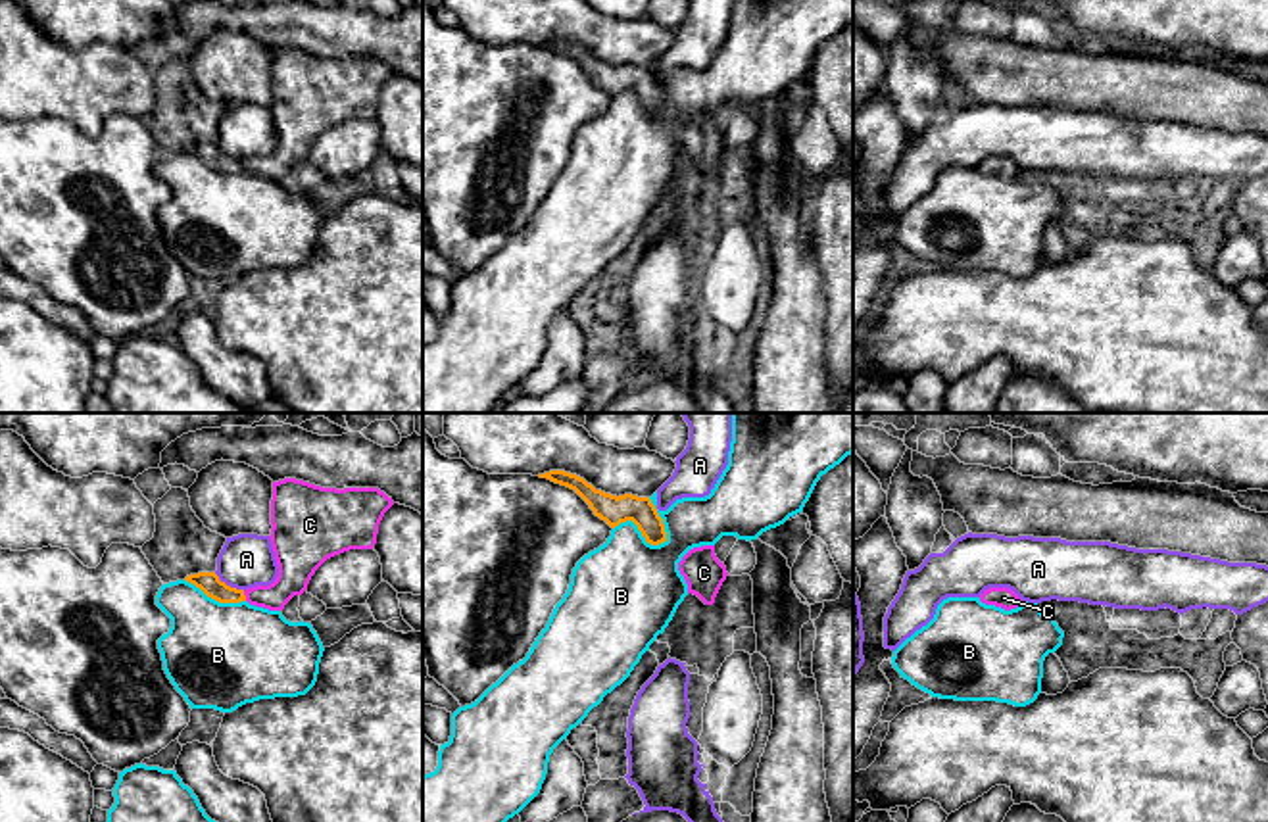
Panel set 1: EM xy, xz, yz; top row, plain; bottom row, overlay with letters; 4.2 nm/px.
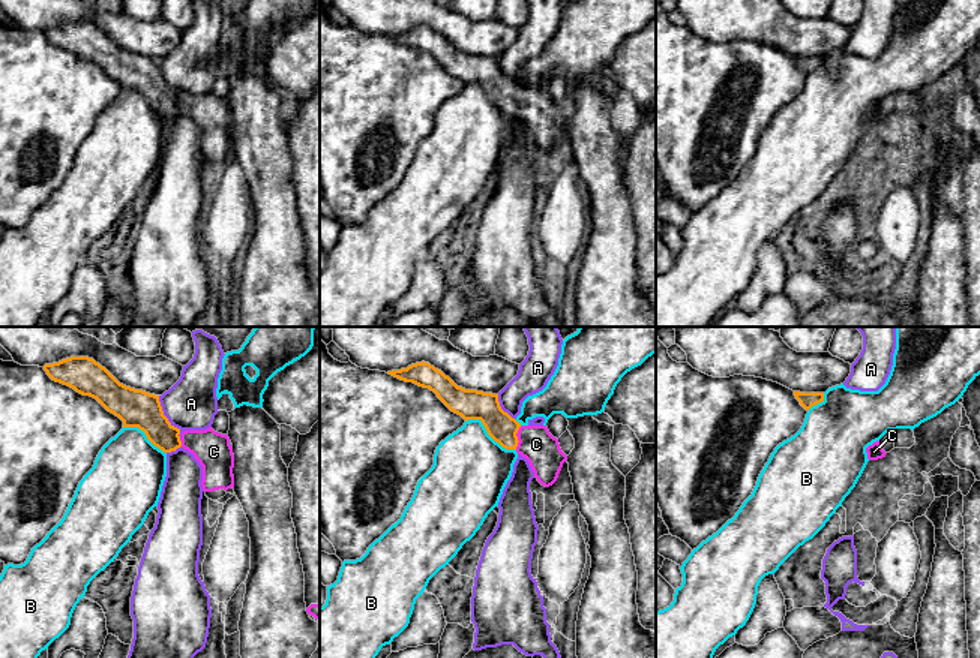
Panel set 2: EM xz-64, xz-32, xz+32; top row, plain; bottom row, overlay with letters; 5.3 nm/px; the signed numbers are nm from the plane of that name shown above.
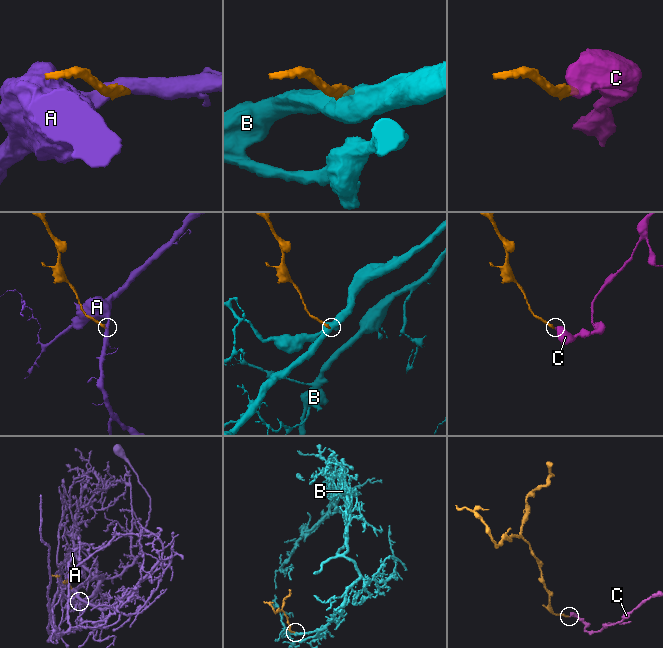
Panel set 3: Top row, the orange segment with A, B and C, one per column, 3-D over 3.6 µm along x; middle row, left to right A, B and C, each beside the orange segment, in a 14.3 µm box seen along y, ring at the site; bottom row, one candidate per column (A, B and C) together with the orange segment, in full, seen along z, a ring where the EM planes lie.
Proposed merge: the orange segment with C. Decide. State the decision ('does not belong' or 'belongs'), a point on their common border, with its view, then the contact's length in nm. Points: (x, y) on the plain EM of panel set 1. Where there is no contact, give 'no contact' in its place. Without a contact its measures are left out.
belongs | xy (244, 166) | 40 nm

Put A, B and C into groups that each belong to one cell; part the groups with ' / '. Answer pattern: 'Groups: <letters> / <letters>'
Groups: A / B / C

